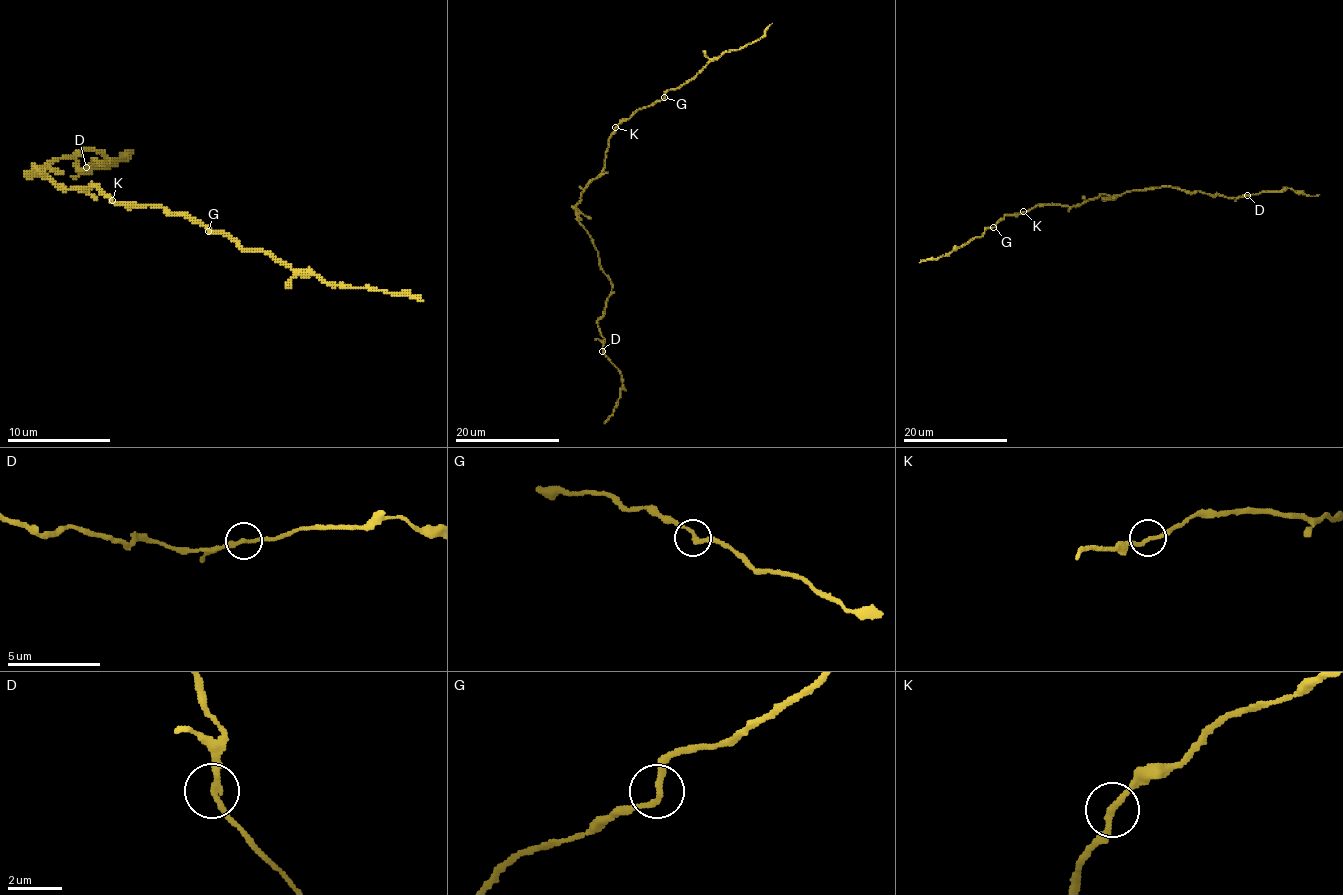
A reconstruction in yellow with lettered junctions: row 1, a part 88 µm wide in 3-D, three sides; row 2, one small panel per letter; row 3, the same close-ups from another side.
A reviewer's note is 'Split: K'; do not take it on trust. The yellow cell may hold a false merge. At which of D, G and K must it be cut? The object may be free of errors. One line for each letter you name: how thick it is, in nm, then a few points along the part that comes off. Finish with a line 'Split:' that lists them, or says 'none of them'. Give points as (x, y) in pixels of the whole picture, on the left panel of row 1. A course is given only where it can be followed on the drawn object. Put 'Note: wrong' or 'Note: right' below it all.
Split: none of them
Note: wrong

